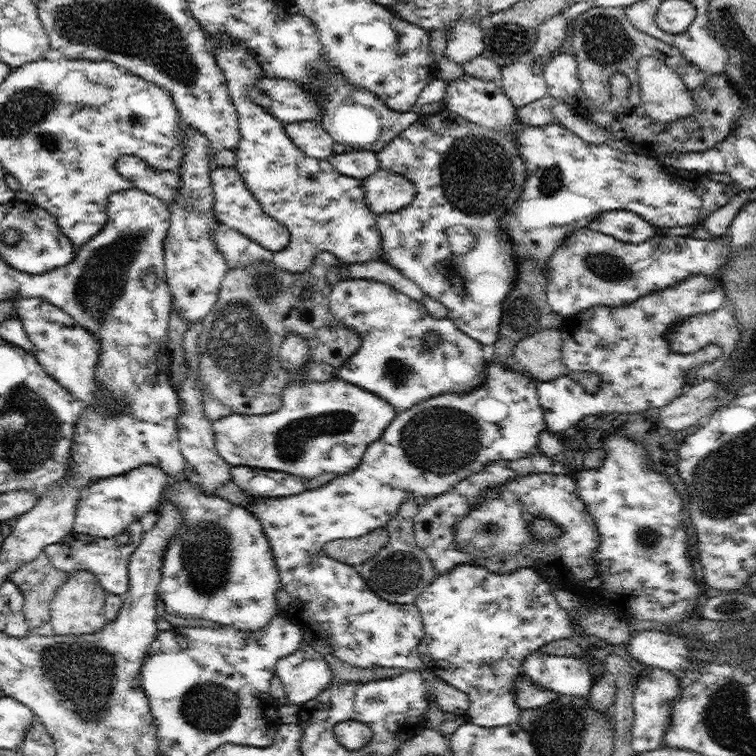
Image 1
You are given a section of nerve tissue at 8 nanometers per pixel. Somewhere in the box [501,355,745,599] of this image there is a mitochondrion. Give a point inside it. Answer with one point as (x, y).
(647, 537)

